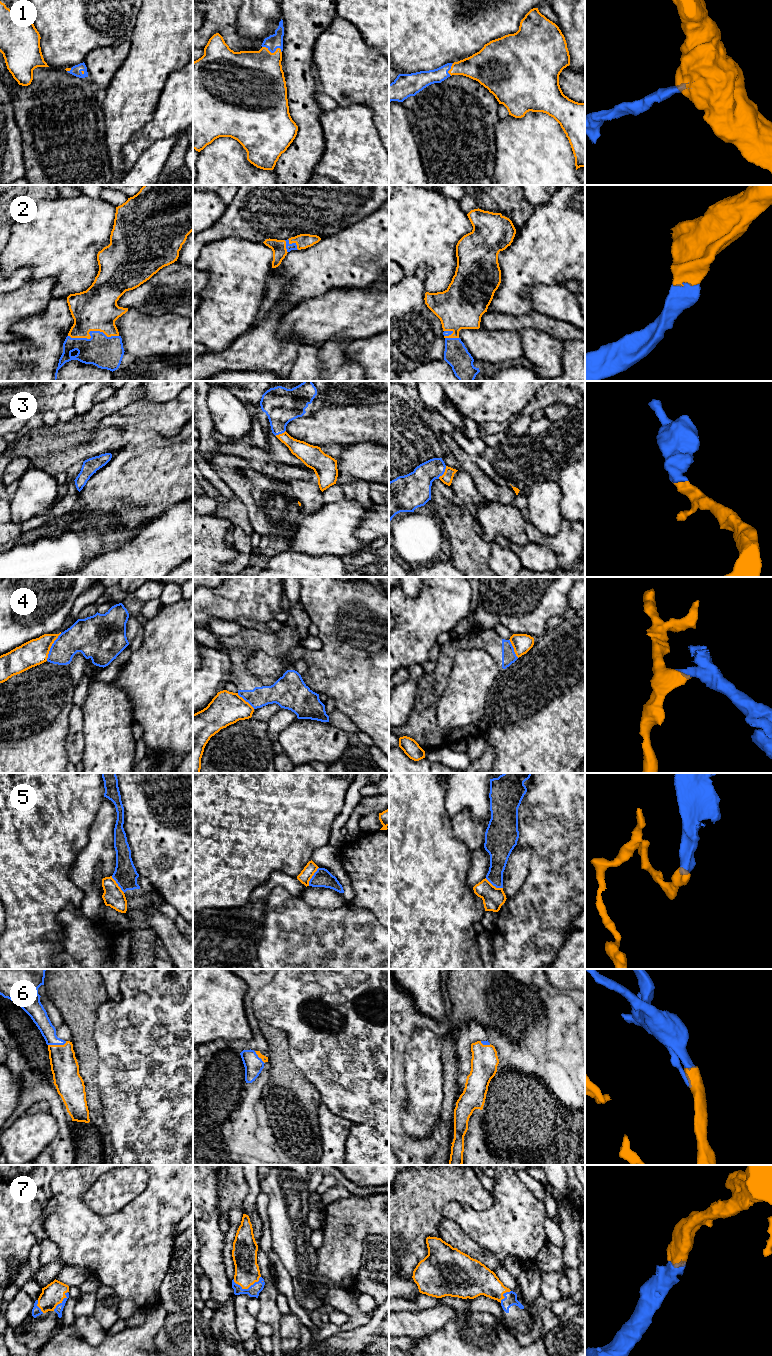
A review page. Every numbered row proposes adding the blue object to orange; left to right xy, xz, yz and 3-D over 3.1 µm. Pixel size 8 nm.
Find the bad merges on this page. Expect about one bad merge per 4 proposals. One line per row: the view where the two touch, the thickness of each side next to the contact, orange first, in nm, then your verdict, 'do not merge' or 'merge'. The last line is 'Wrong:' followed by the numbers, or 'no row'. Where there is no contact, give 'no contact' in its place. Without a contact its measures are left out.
1: xz | 440/120 nm | merge
2: xy | 340/260 nm | merge
3: yz | 90/220 nm | merge
4: xy | 200/220 nm | do not merge
5: xz | 100/150 nm | do not merge
6: xy | 220/120 nm | merge
7: xz | 200/100 nm | merge
Wrong: 4, 5

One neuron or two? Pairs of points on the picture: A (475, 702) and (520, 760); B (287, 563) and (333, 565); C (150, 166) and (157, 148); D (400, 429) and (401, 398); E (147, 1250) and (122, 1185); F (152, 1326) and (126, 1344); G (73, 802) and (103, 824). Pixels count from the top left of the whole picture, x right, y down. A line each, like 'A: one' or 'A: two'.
A: two
B: one
C: one
D: one
E: two
F: one
G: two

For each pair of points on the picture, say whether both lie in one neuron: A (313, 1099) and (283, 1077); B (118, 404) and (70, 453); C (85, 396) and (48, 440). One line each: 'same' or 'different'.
A: same
B: same
C: different

